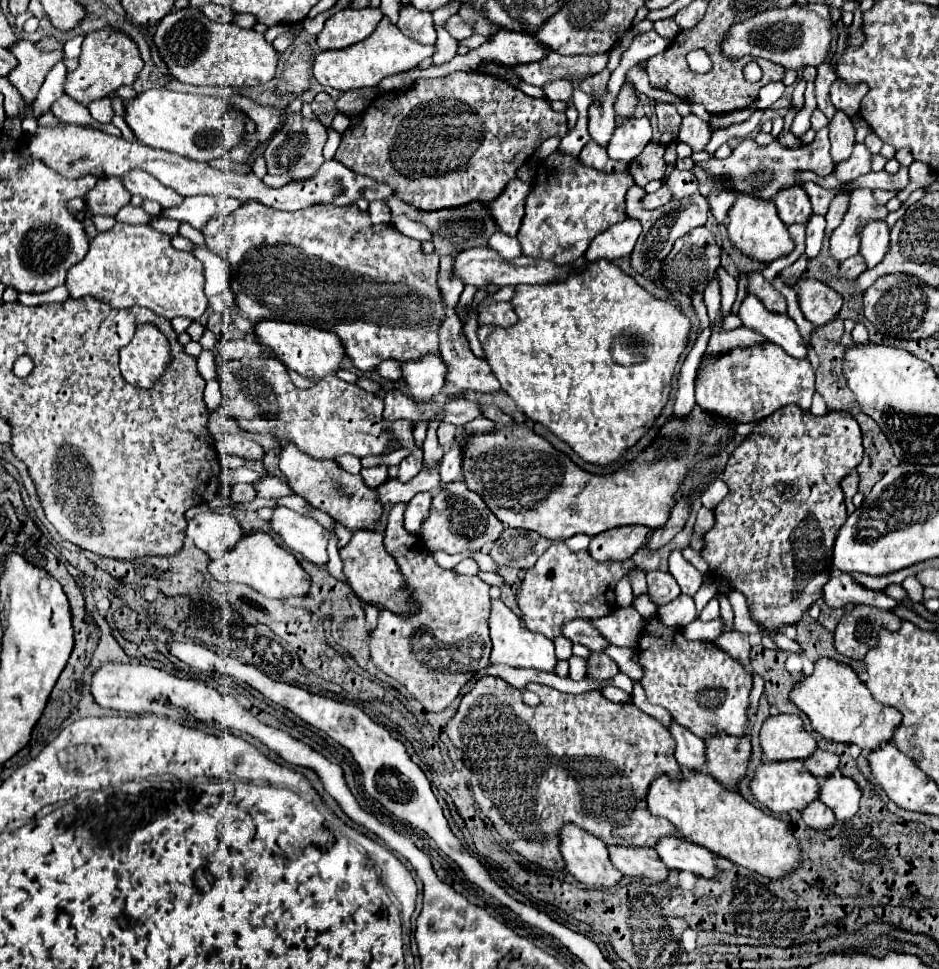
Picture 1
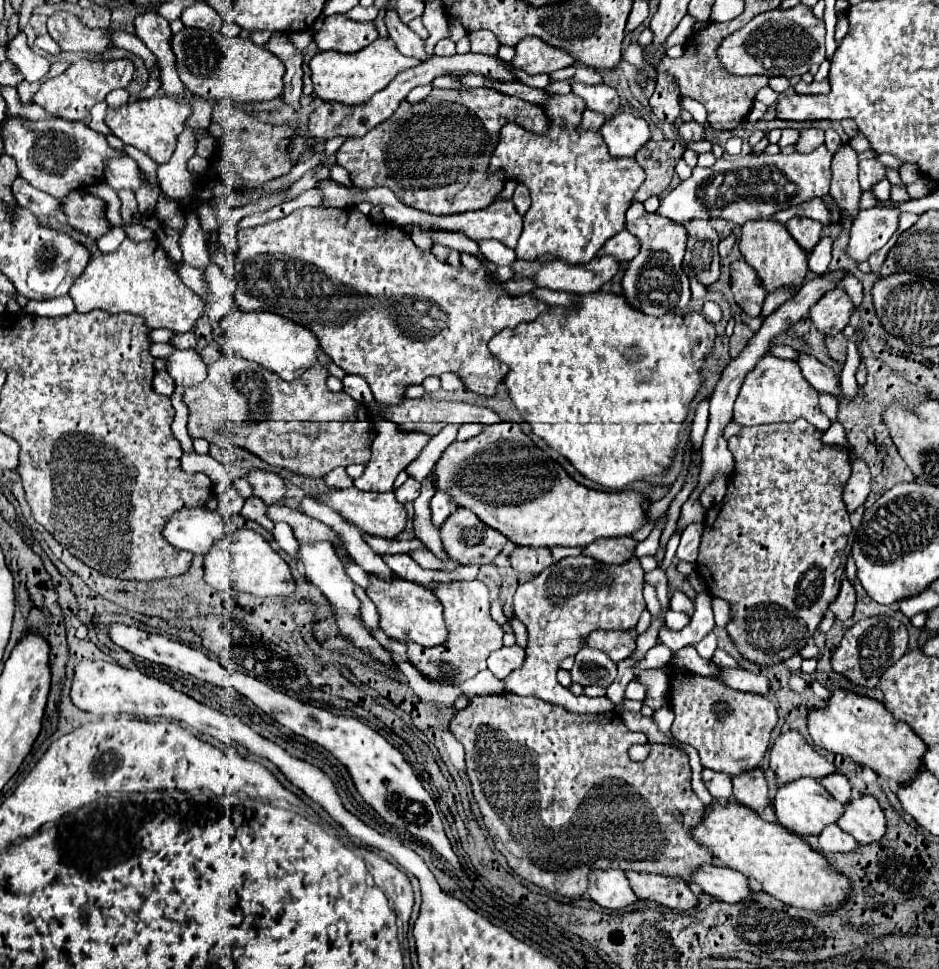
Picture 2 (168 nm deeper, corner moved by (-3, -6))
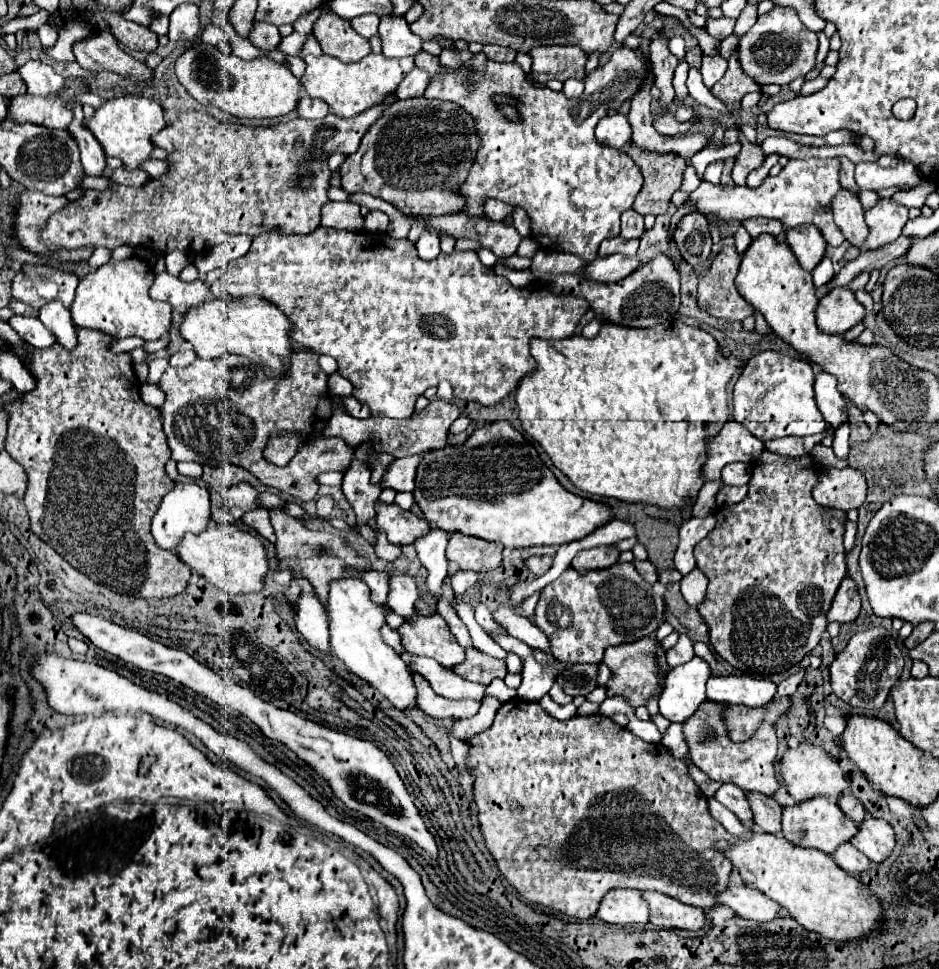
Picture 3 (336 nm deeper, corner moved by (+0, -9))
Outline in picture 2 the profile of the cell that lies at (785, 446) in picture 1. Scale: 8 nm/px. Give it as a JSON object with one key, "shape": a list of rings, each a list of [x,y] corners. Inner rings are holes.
{"shape":[[[798,419],[794,423],[772,423],[772,425],[742,427],[740,433],[730,437],[730,441],[728,441],[728,449],[732,451],[734,461],[736,461],[736,473],[730,477],[726,497],[722,501],[722,507],[720,507],[714,523],[710,527],[704,527],[696,569],[704,577],[704,583],[706,583],[708,591],[714,597],[720,597],[720,599],[730,603],[730,621],[726,625],[726,631],[730,633],[730,639],[732,639],[734,647],[738,649],[738,653],[746,661],[752,661],[752,663],[758,663],[758,665],[782,663],[788,657],[796,655],[806,645],[806,641],[818,629],[828,605],[836,599],[840,583],[842,583],[842,575],[844,575],[844,569],[846,569],[848,535],[852,531],[852,525],[850,525],[850,519],[848,519],[846,505],[842,501],[842,489],[844,489],[844,485],[850,477],[850,463],[848,463],[850,451],[822,445],[820,437],[822,437],[822,431],[814,429],[814,425],[810,425],[808,421],[802,421],[802,419]]]}

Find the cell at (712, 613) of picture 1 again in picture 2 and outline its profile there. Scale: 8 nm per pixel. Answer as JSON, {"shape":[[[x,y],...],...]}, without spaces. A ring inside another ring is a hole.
{"shape":[[[712,631],[708,637],[704,637],[704,639],[696,645],[696,649],[698,649],[698,655],[700,655],[700,657],[712,659],[712,653],[716,651],[716,635],[714,635],[714,631]]]}

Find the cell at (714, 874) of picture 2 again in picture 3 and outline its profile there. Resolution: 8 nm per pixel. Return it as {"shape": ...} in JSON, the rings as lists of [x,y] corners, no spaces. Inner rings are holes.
{"shape":[[[745,884],[727,886],[727,890],[717,894],[717,902],[733,908],[737,916],[757,922],[767,922],[779,916],[779,906],[775,902],[771,902],[763,892]]]}

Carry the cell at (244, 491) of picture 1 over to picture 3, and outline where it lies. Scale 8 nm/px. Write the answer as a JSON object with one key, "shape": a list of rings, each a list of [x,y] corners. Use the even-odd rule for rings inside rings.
{"shape":[[[253,508],[249,510],[243,518],[241,518],[247,526],[255,528],[261,536],[265,536],[269,542],[275,542],[275,534],[273,534],[273,528],[269,524],[269,512],[267,508]]]}

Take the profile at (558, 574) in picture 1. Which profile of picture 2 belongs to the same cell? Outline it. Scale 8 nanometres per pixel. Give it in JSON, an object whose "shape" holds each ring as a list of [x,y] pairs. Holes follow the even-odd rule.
{"shape":[[[578,555],[578,557],[566,557],[556,561],[554,565],[550,565],[548,569],[544,569],[544,573],[540,573],[538,577],[534,577],[528,583],[522,583],[514,595],[514,615],[518,617],[526,629],[528,629],[528,649],[526,649],[526,661],[522,665],[522,669],[516,669],[514,673],[510,673],[504,679],[506,691],[516,693],[516,695],[534,695],[542,701],[548,703],[556,703],[568,711],[576,711],[576,713],[598,713],[598,711],[610,711],[614,709],[614,705],[610,703],[608,697],[576,697],[572,695],[568,689],[564,689],[558,681],[556,681],[556,671],[558,665],[562,663],[562,659],[566,657],[574,657],[578,653],[578,649],[586,647],[586,637],[588,633],[596,631],[596,629],[620,629],[620,631],[630,631],[636,627],[642,611],[646,611],[646,601],[642,595],[644,589],[644,571],[640,567],[640,561],[636,557],[632,557],[630,561],[622,563],[622,565],[606,565],[606,563],[598,563],[592,557],[586,555]]]}

